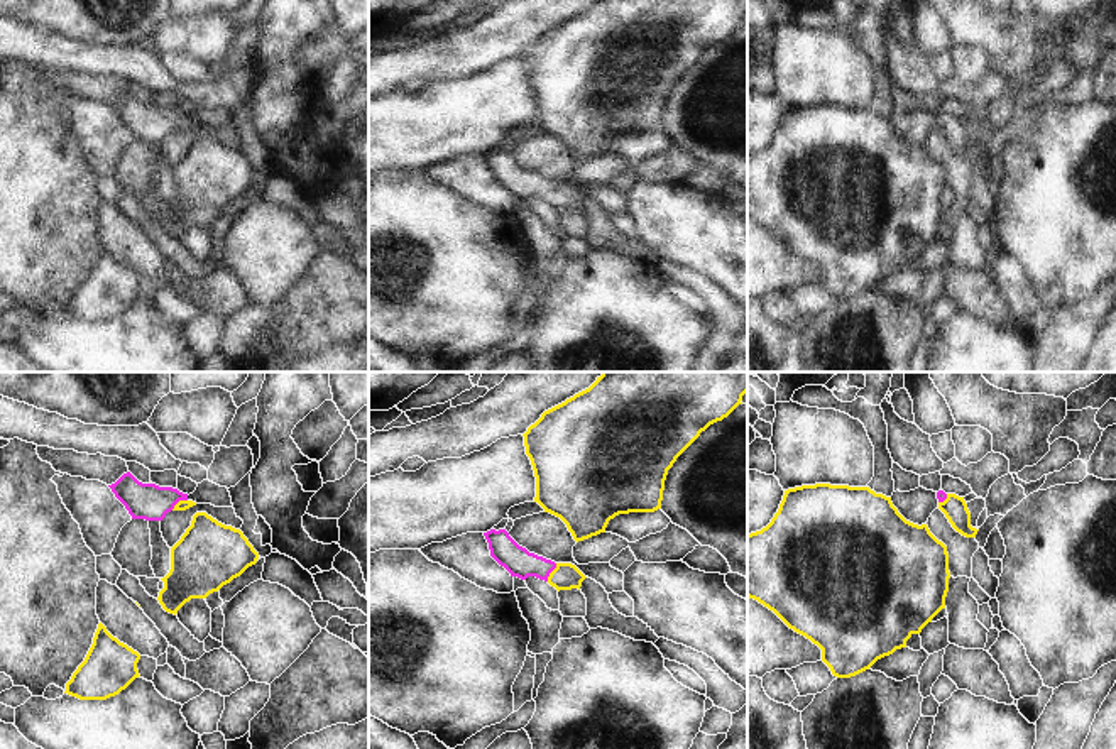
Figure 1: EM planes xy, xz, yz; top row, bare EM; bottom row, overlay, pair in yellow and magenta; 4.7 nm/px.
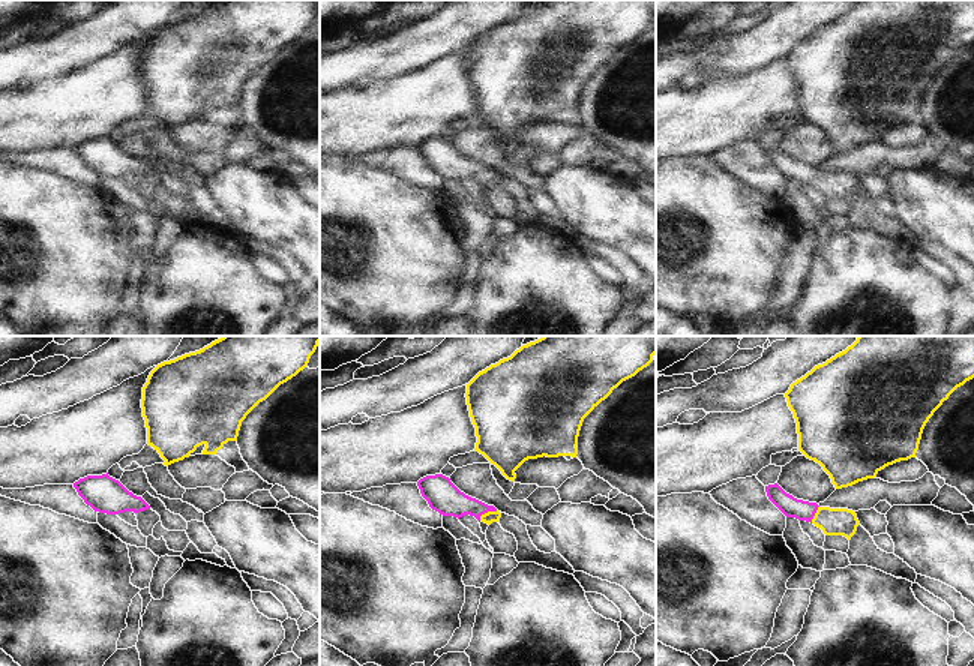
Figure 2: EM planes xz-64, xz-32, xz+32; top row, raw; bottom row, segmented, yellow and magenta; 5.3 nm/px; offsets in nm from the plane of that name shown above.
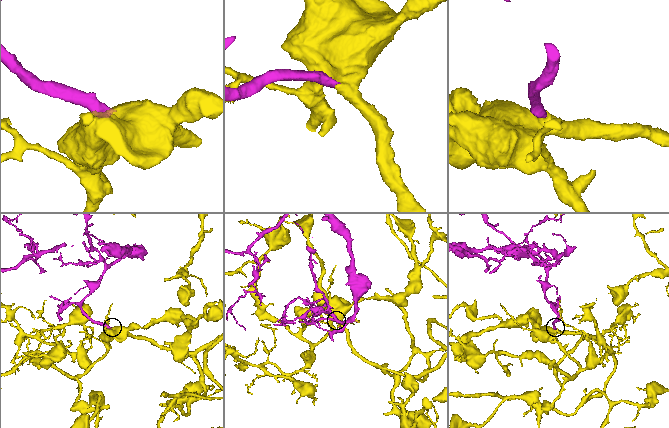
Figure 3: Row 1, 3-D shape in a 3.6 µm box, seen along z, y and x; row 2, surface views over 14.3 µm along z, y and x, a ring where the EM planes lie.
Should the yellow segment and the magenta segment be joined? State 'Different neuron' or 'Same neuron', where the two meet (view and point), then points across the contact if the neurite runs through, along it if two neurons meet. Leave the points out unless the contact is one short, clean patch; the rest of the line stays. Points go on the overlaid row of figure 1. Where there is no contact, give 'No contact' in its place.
Same neuron. Touches yellow at xz (552, 572). Path across: xz (565, 577), (552, 572), (521, 563)

